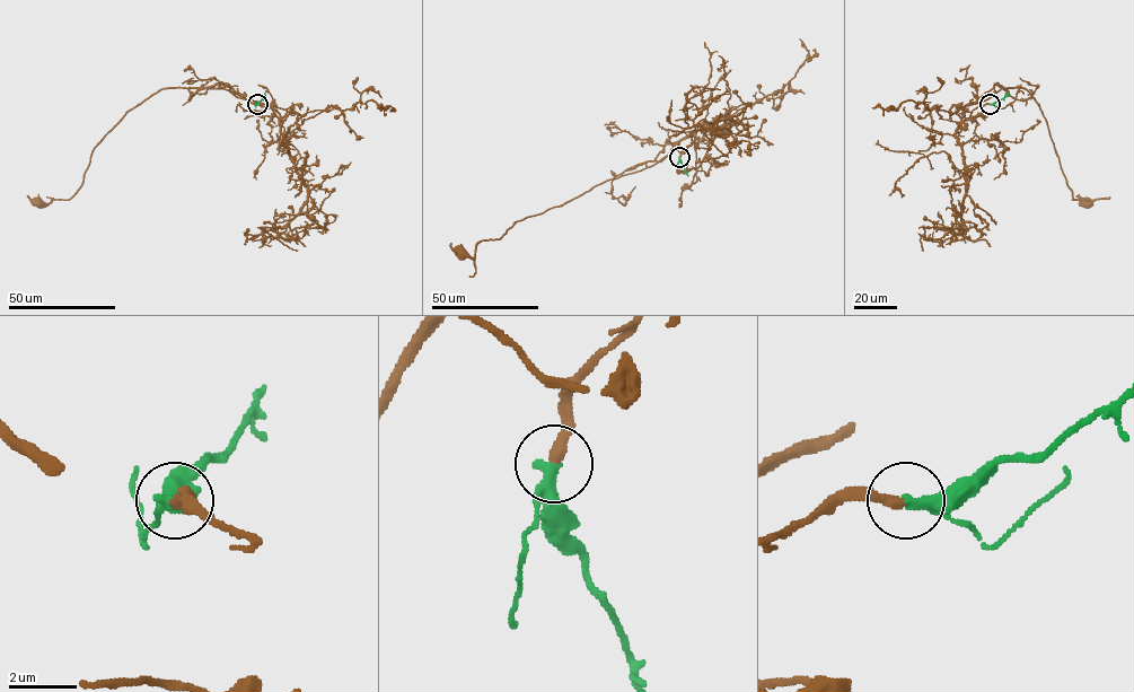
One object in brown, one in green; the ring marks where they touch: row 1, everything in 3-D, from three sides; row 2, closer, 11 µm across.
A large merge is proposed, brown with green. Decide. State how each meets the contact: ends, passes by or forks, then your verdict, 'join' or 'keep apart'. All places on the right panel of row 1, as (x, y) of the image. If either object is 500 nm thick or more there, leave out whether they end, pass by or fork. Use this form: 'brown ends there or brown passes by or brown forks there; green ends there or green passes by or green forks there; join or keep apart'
brown ends there; green ends there; join

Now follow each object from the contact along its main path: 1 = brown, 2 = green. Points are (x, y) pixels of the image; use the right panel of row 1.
1: (991, 104), (977, 106), (959, 125), (966, 106), (1001, 88), (1025, 88), (1046, 120), (1072, 200), (1086, 201)
2: (991, 104), (1009, 93)

